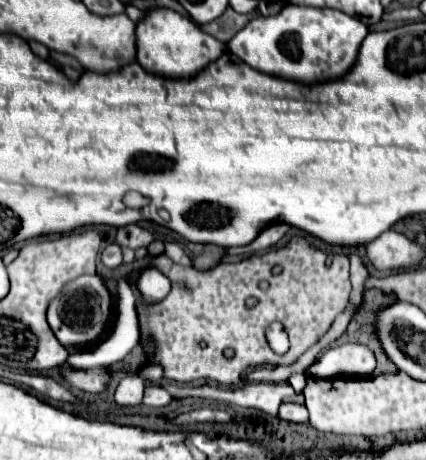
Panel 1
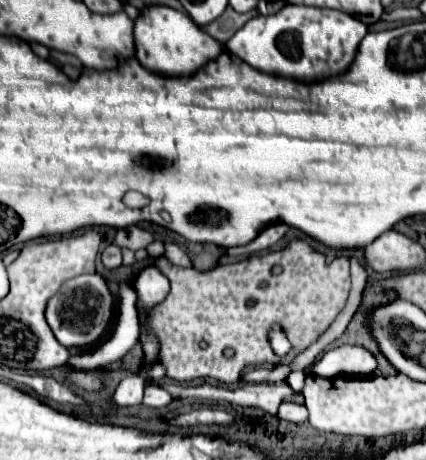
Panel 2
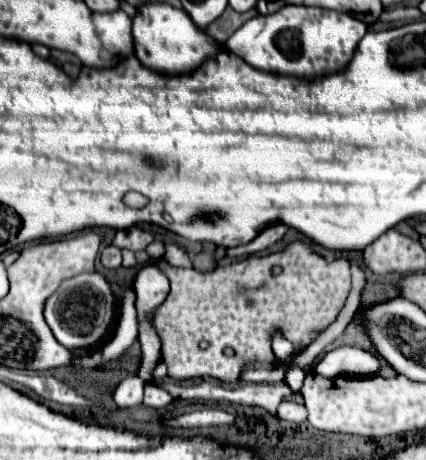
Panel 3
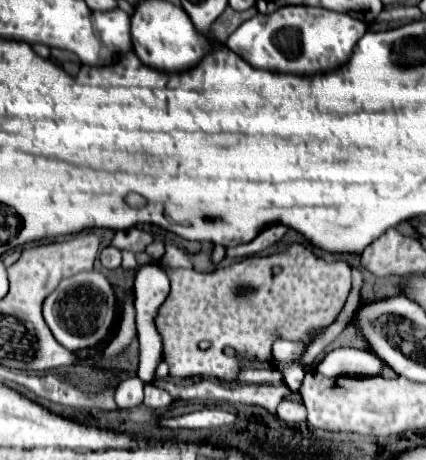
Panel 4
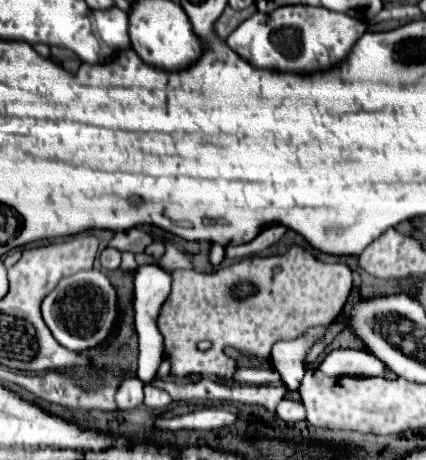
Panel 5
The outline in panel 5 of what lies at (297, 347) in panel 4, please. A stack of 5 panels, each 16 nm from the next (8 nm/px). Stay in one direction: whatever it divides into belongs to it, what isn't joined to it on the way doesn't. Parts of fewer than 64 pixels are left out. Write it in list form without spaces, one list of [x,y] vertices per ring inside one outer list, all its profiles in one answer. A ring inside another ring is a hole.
[[[322,326],[322,328],[308,328],[304,332],[304,336],[296,338],[296,340],[280,340],[274,344],[272,348],[272,366],[274,370],[282,376],[282,382],[290,388],[290,390],[298,390],[302,376],[304,376],[304,366],[306,366],[306,356],[312,350],[312,346],[322,340],[322,336],[328,332],[330,326]]]

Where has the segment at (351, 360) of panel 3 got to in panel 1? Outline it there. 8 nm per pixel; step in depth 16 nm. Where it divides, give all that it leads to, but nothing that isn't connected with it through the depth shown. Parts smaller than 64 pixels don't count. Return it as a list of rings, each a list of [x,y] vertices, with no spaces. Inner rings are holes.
[[[342,344],[330,348],[314,362],[306,374],[320,378],[334,376],[370,376],[376,370],[376,356],[362,344]]]

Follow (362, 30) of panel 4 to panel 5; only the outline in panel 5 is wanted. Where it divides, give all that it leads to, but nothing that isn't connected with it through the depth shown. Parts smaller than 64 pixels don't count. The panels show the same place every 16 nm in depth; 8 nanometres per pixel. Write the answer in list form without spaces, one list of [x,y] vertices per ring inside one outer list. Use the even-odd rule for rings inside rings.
[[[280,6],[270,14],[256,12],[246,18],[226,38],[226,44],[232,50],[238,50],[238,46],[246,46],[248,54],[242,56],[256,68],[310,74],[332,68],[342,62],[364,32],[366,22],[348,14],[314,6]]]

